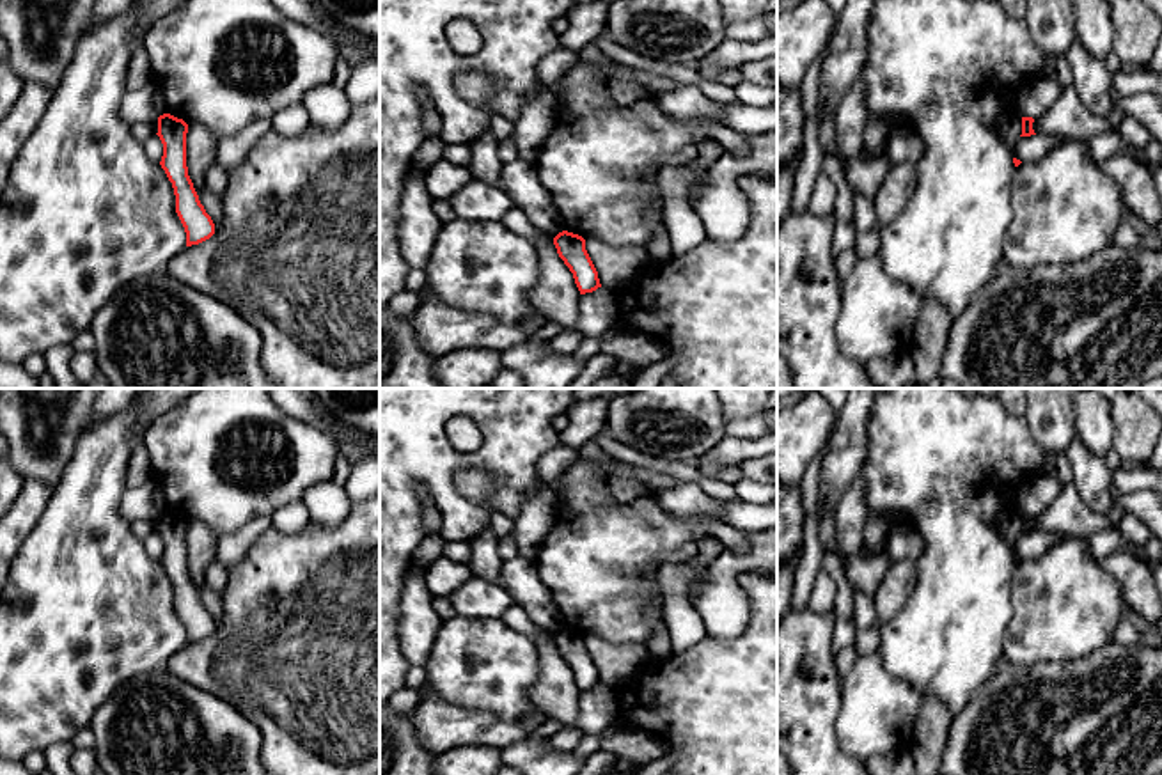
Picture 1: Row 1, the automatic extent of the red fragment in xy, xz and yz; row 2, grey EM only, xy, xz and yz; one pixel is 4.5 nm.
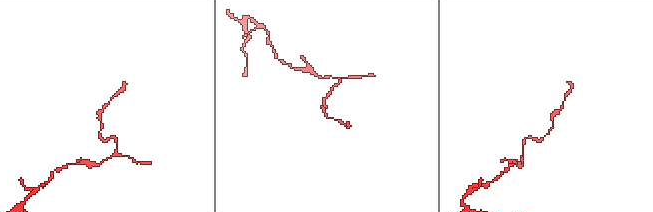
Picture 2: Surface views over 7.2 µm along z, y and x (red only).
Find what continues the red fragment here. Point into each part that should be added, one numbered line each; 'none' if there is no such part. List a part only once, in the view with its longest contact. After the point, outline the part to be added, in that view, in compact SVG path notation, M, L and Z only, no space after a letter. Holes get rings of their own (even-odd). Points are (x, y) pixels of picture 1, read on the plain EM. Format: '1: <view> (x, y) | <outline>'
none

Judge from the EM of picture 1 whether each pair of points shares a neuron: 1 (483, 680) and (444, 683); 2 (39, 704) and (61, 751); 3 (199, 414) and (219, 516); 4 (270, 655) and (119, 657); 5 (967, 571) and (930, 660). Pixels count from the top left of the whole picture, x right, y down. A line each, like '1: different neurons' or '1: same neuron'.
1: same neuron
2: different neurons
3: same neuron
4: different neurons
5: same neuron

